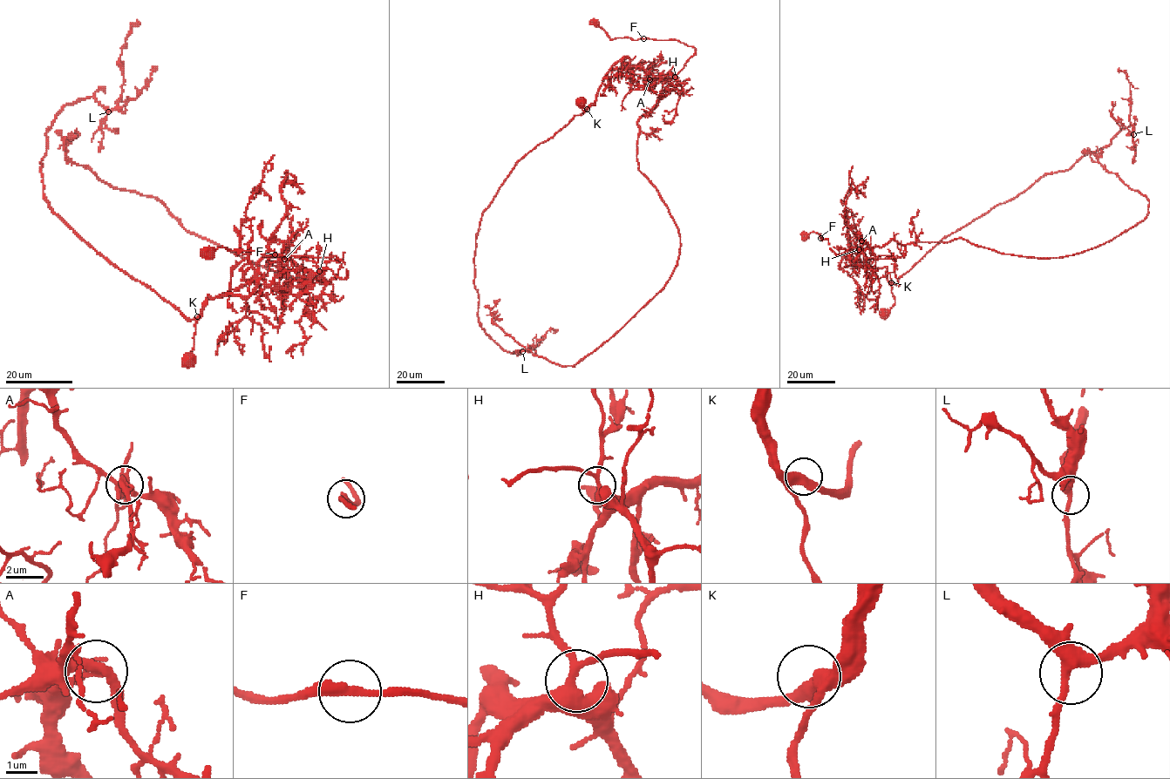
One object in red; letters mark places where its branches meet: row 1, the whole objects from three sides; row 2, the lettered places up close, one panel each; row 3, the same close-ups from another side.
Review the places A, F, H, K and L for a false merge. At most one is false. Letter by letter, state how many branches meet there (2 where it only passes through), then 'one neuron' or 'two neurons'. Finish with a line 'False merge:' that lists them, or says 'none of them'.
A: 2 branches meet; two neurons
F: 2 branches meet; one neuron
H: 3 branches meet; one neuron
K: 2 branches meet; one neuron
L: 3 branches meet; one neuron
False merge: A

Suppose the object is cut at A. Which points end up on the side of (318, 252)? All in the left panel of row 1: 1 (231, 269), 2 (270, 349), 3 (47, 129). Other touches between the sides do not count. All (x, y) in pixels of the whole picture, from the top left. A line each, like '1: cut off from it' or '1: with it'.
1: cut off from it
2: cut off from it
3: cut off from it

